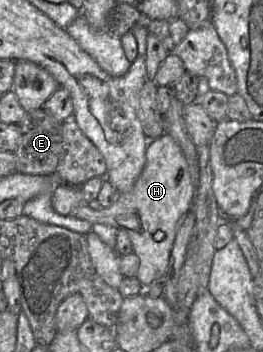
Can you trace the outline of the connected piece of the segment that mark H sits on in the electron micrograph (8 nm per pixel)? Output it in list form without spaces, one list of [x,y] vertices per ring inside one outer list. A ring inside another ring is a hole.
[[[164,133],[155,140],[149,140],[145,156],[145,166],[132,189],[118,194],[111,206],[94,210],[82,203],[70,214],[88,221],[92,226],[104,224],[127,233],[133,253],[140,261],[136,279],[144,289],[165,278],[178,228],[184,216],[191,210],[196,190],[187,161],[171,135]]]

